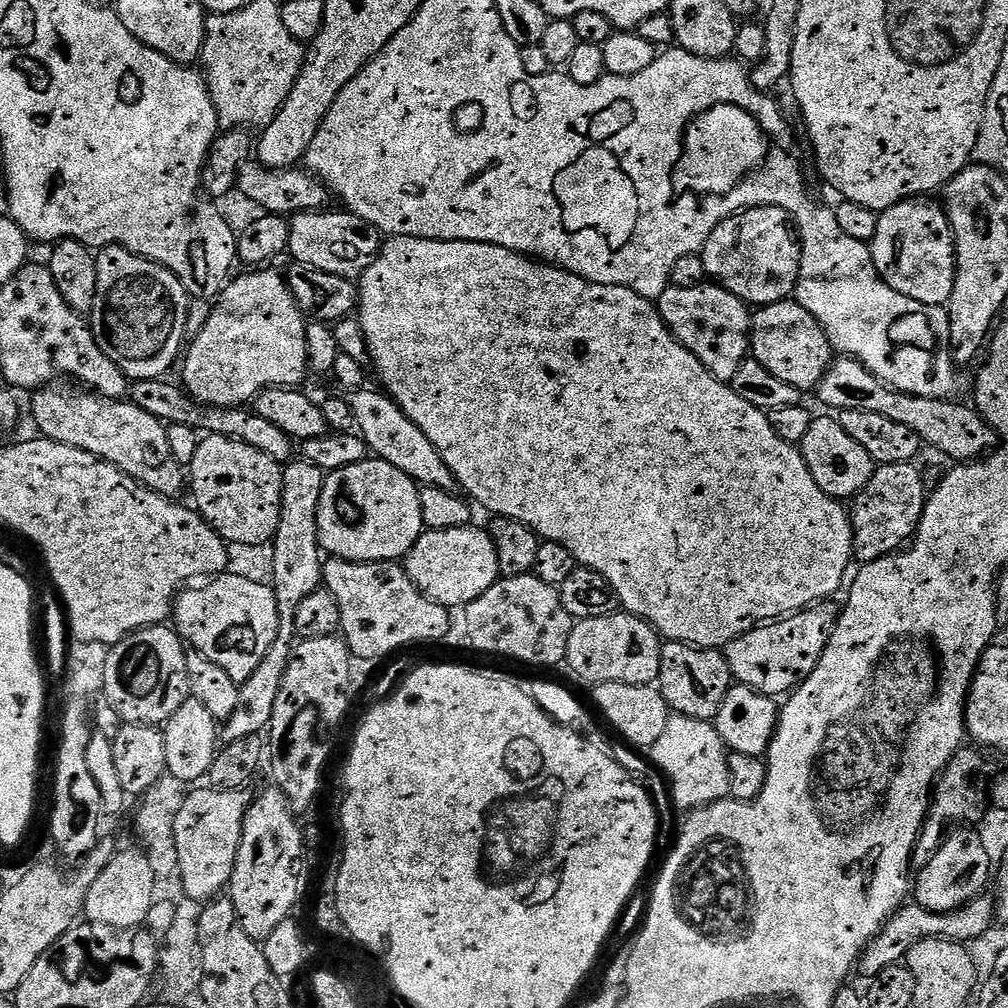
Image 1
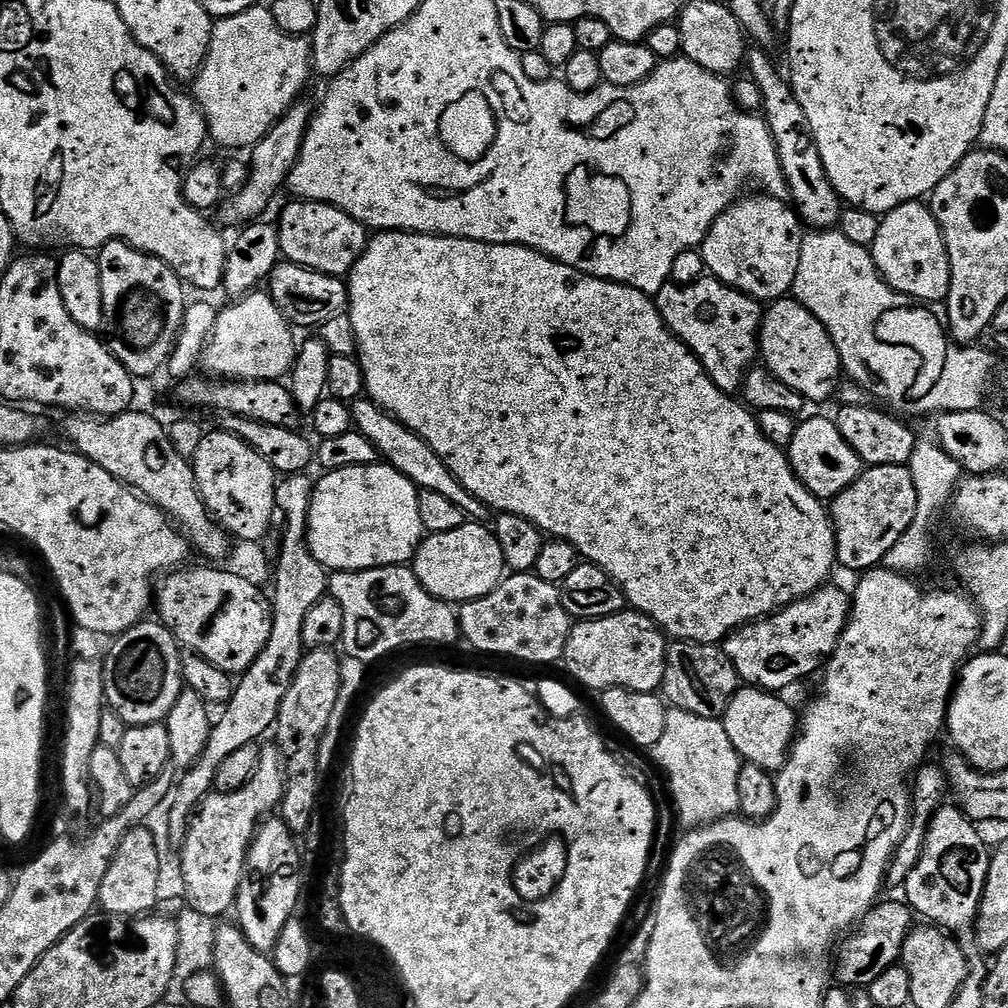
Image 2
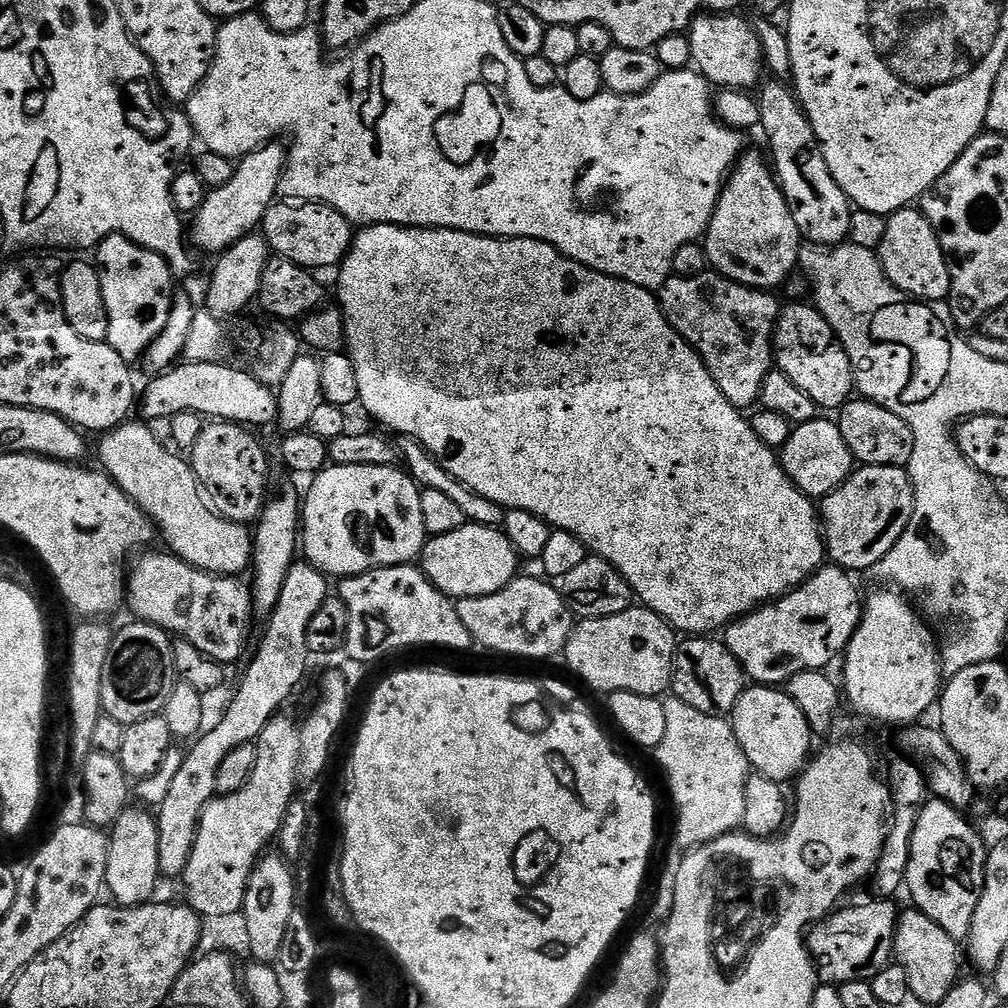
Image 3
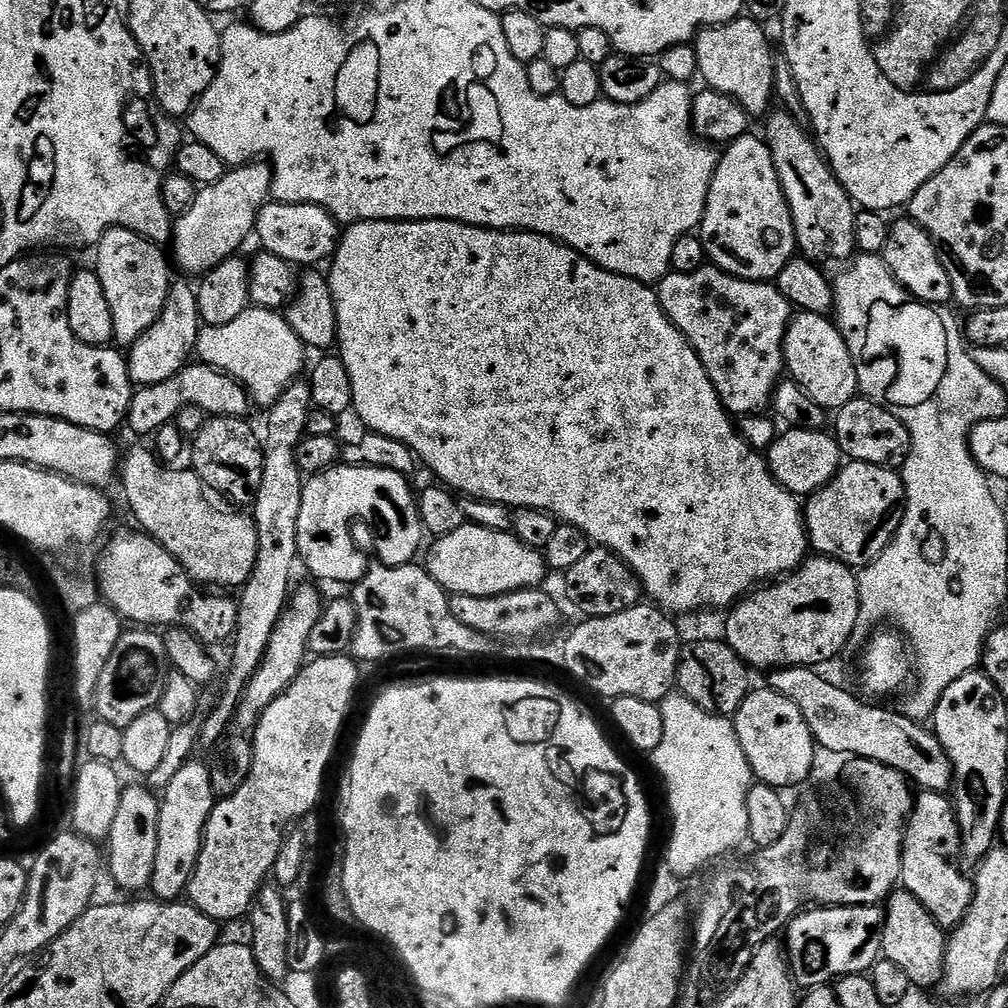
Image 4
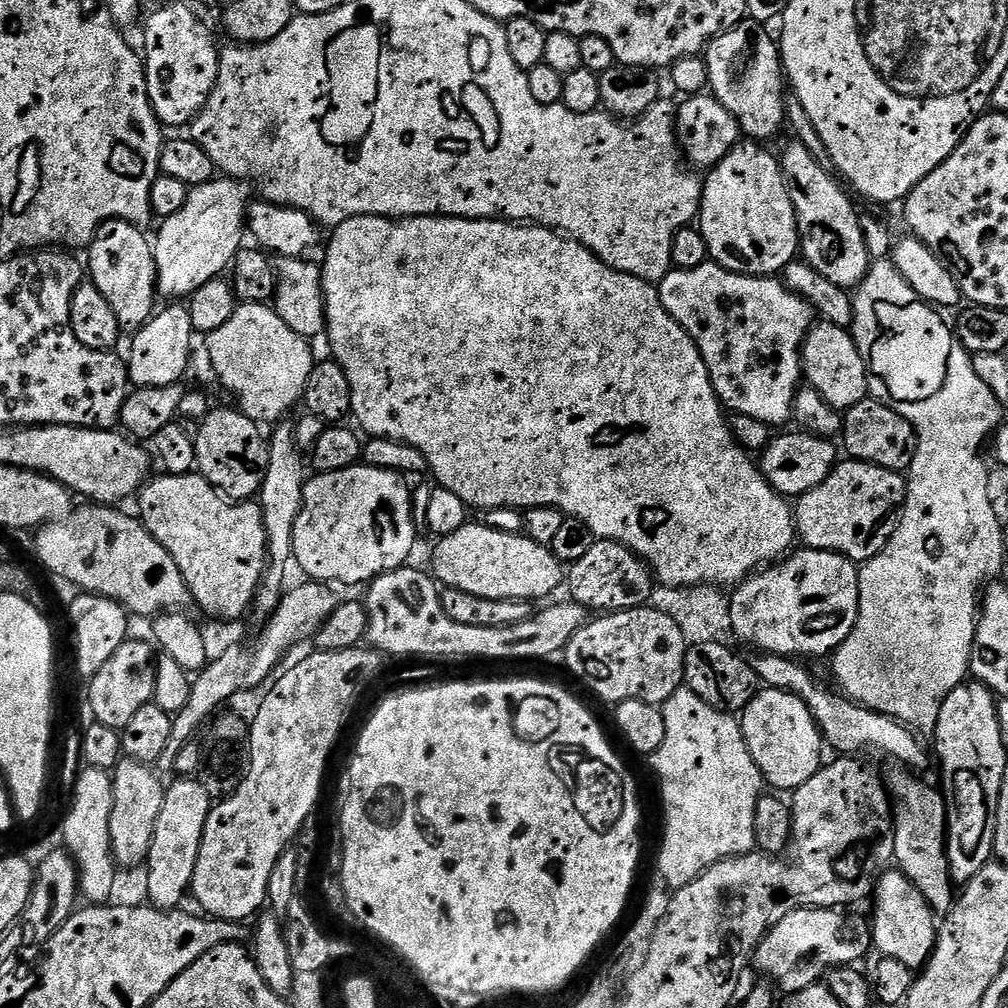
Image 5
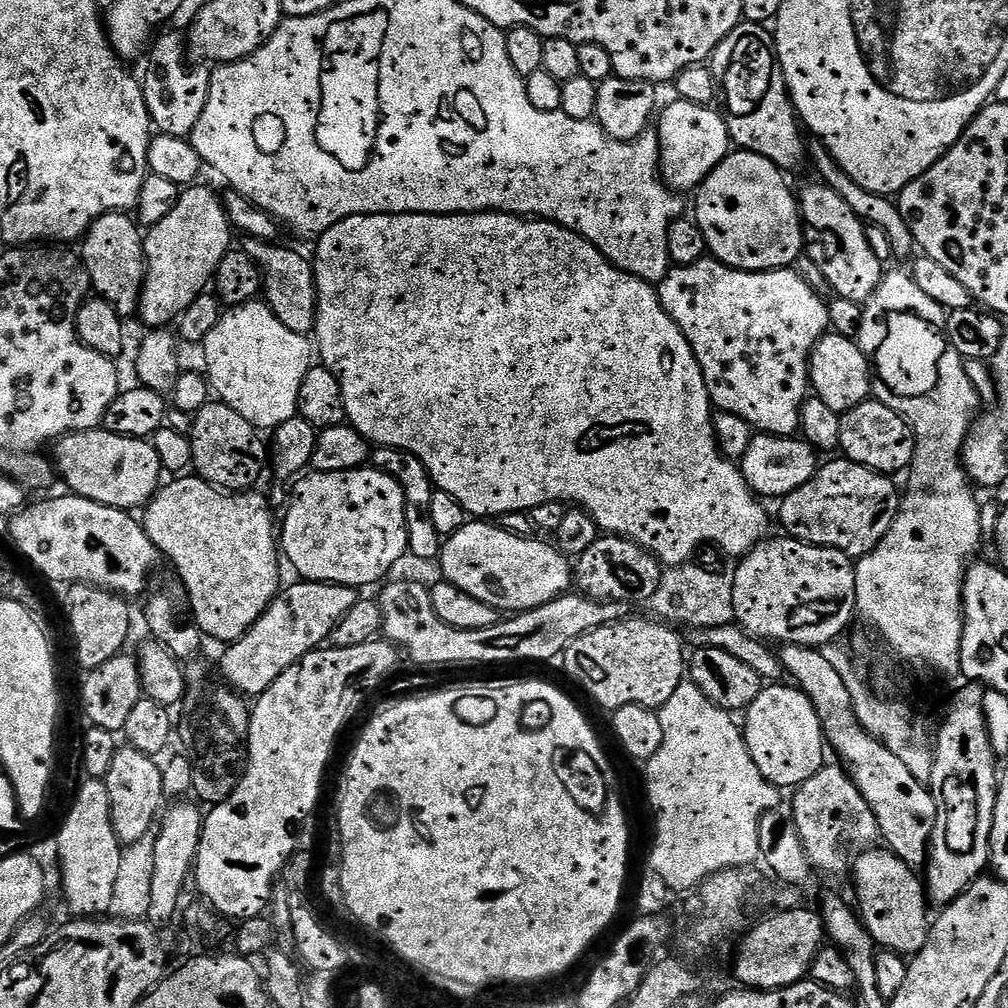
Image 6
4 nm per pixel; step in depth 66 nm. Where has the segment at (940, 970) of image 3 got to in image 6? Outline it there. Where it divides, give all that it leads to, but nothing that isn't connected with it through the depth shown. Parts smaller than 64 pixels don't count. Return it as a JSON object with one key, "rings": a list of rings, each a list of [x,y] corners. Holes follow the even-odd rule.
{"rings":[[[864,850],[855,857],[854,876],[856,872],[856,896],[860,899],[858,912],[863,924],[868,928],[875,943],[881,949],[901,954],[915,954],[926,946],[930,915],[926,888],[915,871],[909,868],[890,850],[876,852]]]}

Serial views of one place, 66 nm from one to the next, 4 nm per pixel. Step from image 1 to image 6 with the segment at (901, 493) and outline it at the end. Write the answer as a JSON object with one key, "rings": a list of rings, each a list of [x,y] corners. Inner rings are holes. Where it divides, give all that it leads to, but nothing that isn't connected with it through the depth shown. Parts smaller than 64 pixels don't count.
{"rings":[[[847,458],[821,463],[806,486],[798,486],[780,504],[780,524],[789,537],[805,544],[837,548],[857,560],[885,536],[899,512],[901,493],[887,473],[876,472]]]}

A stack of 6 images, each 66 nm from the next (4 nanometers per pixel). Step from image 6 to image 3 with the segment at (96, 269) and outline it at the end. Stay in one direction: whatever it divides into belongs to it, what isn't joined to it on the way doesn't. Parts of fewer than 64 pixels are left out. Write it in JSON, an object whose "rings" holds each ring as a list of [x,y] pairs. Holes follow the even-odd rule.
{"rings":[[[107,236],[94,249],[94,263],[100,270],[102,282],[102,298],[106,302],[108,315],[108,338],[106,343],[129,362],[143,361],[148,348],[166,327],[170,319],[172,300],[177,289],[172,286],[174,273],[170,265],[154,250],[146,250],[125,236]]]}

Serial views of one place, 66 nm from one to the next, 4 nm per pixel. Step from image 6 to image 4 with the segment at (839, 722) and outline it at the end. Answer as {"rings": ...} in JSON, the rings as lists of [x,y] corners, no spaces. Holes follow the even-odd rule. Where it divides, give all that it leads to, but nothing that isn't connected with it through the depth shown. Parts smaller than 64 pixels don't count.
{"rings":[[[921,791],[915,797],[915,808],[905,826],[904,851],[901,858],[901,881],[903,887],[945,930],[957,928],[970,910],[973,881],[960,869],[962,849],[960,827],[956,821],[953,801],[943,792]]]}

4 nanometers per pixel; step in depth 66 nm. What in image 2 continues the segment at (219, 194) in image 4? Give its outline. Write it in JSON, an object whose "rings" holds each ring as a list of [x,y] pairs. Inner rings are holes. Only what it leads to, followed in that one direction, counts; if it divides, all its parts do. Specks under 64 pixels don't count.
{"rings":[[[297,102],[288,109],[288,113],[274,125],[269,132],[251,149],[250,171],[248,181],[244,187],[231,197],[232,212],[240,222],[252,222],[263,217],[268,203],[275,198],[288,183],[288,175],[300,160],[302,144],[308,133],[308,126],[312,123],[314,108],[303,102]]]}

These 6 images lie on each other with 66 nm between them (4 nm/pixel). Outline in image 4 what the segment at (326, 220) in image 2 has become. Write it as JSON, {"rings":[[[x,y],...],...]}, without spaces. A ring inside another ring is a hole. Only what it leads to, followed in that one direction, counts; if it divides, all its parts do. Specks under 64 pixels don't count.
{"rings":[[[272,200],[264,204],[256,219],[255,239],[260,239],[259,247],[270,254],[278,254],[290,265],[308,264],[304,266],[320,266],[320,263],[331,261],[336,255],[336,247],[340,245],[342,225],[334,219],[325,208],[317,204],[287,204],[281,200]]]}

